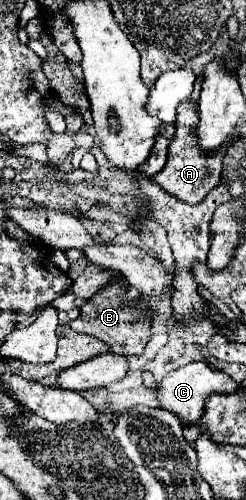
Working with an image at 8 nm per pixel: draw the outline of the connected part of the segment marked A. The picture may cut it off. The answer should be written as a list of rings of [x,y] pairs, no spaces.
[[[187,100],[185,104],[181,104],[177,108],[177,122],[175,122],[177,132],[169,144],[167,164],[161,172],[157,172],[153,176],[153,182],[157,182],[167,194],[171,194],[191,206],[199,204],[209,194],[209,190],[213,190],[221,182],[221,160],[225,154],[225,150],[217,150],[215,154],[205,154],[197,146],[195,128],[197,128],[197,106]]]

